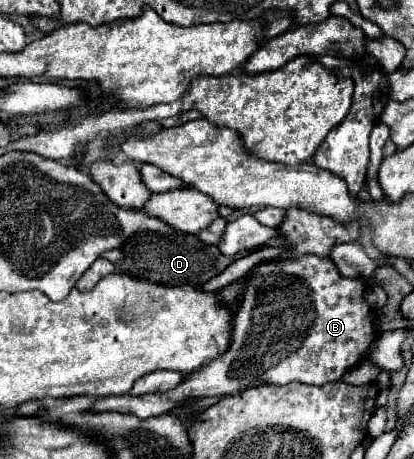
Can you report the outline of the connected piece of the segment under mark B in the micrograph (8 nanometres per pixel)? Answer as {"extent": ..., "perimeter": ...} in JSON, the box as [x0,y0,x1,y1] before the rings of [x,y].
{"extent":[96,255,376,417],"perimeter":[[[304,255],[300,259],[290,261],[268,261],[256,265],[248,273],[248,285],[242,295],[242,307],[238,309],[234,331],[230,337],[228,351],[202,365],[200,369],[184,375],[184,381],[162,395],[148,393],[148,395],[118,395],[106,397],[96,401],[96,411],[116,411],[116,413],[132,413],[138,417],[154,417],[170,413],[180,403],[200,399],[200,397],[224,397],[244,391],[248,387],[272,383],[272,385],[286,385],[290,381],[306,383],[306,385],[326,385],[330,381],[340,381],[340,377],[354,365],[358,365],[366,355],[370,345],[376,339],[376,317],[374,309],[368,307],[364,301],[364,281],[362,279],[348,279],[340,275],[336,265],[330,259]]]}

